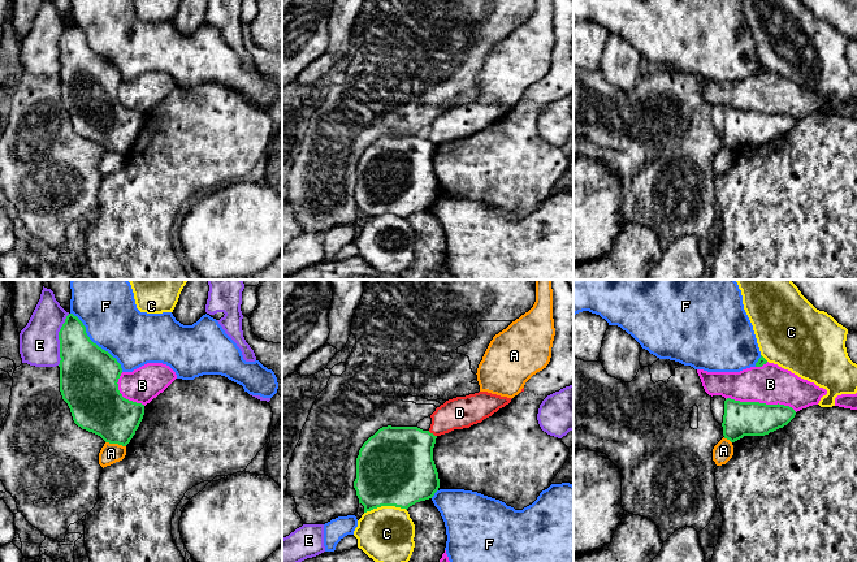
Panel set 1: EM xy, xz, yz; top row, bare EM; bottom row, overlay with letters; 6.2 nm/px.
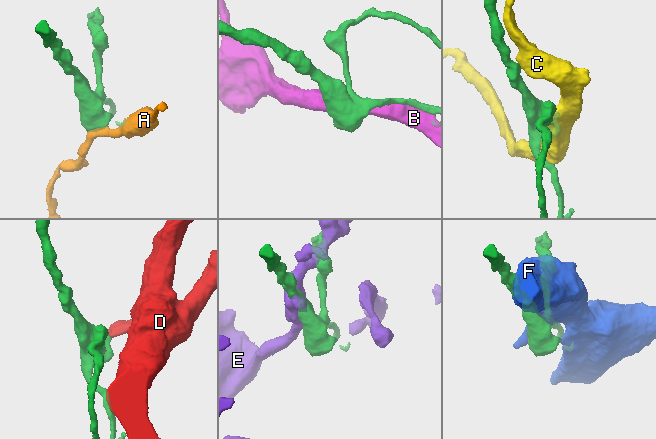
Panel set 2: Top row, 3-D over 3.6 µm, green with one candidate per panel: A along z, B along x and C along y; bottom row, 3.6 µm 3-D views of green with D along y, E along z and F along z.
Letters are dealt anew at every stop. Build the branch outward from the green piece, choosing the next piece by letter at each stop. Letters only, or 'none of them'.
none of them

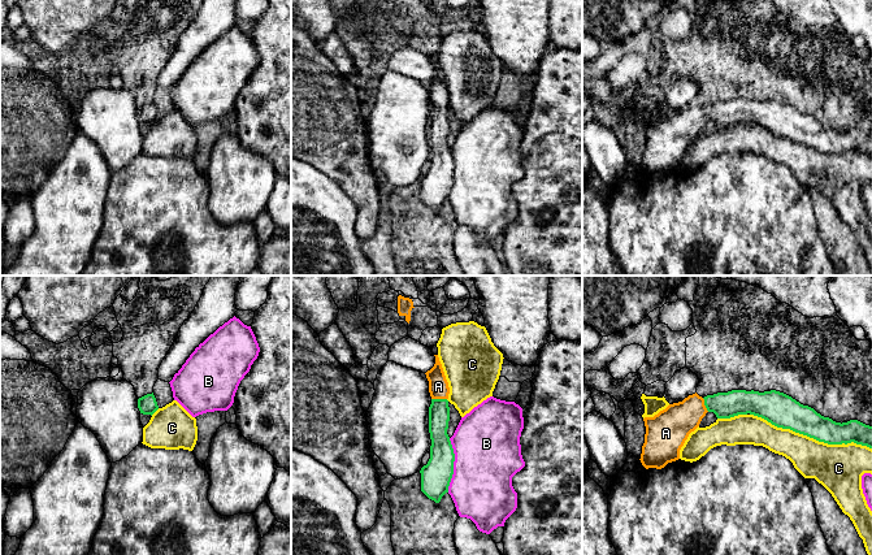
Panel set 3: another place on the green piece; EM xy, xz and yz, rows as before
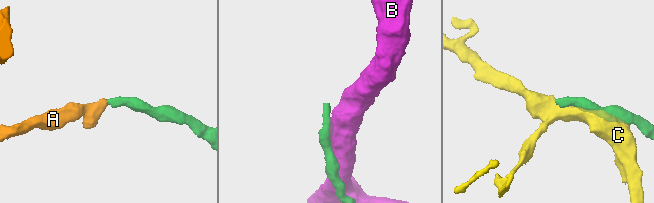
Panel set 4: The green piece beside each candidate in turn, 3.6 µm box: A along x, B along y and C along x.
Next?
A

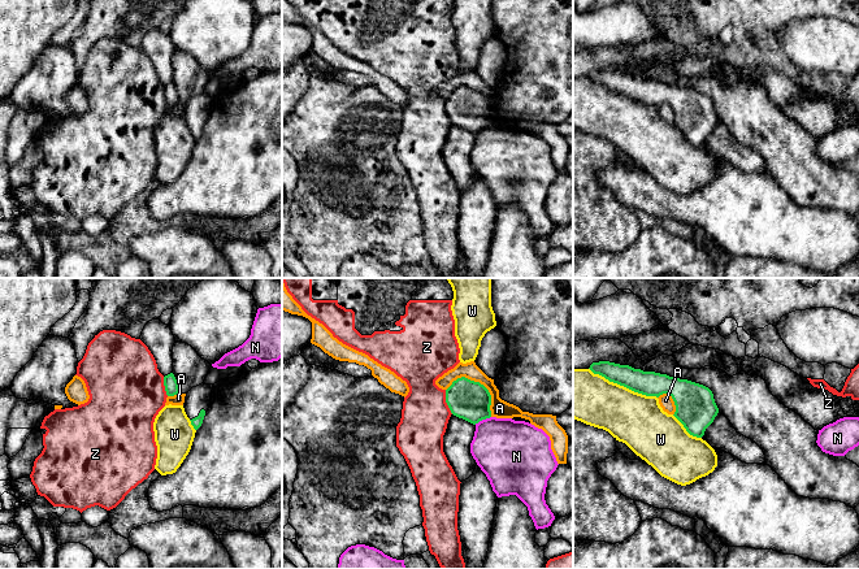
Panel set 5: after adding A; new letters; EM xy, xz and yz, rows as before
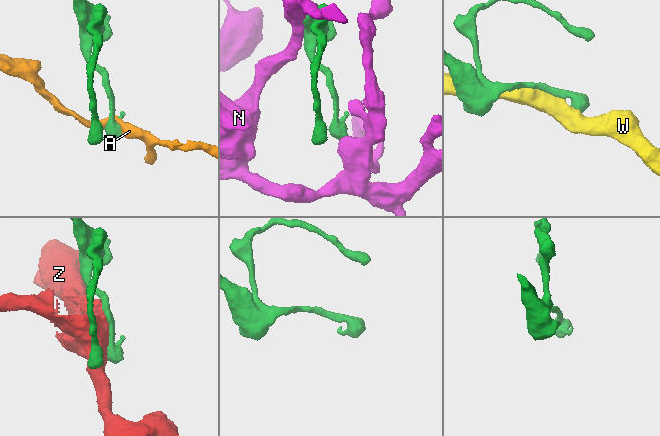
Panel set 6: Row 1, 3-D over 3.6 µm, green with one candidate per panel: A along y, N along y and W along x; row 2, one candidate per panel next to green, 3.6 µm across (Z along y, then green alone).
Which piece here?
none of them

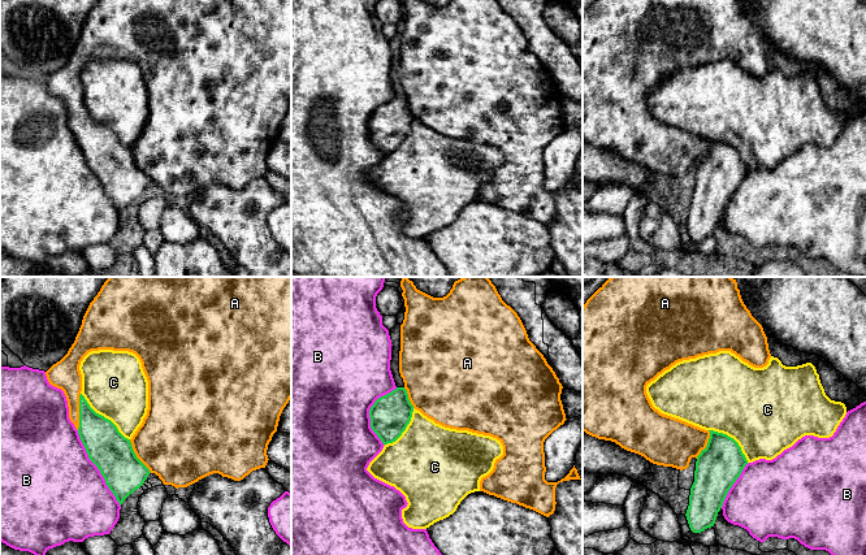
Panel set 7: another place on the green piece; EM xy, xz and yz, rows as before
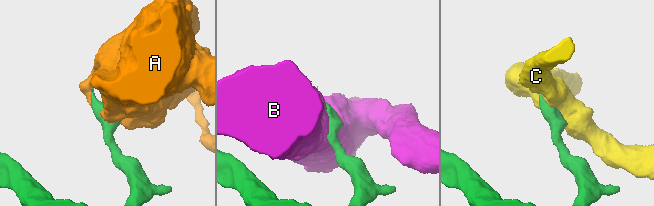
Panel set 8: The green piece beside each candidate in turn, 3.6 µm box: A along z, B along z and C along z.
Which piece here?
A

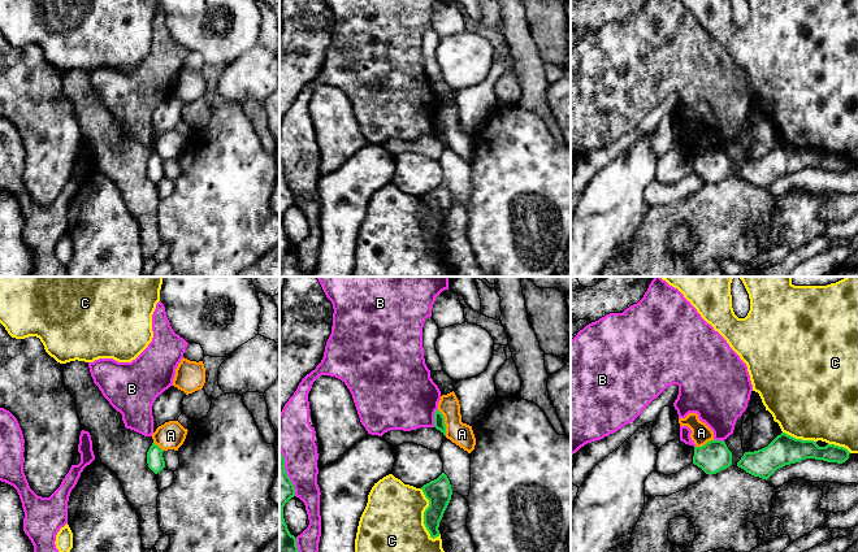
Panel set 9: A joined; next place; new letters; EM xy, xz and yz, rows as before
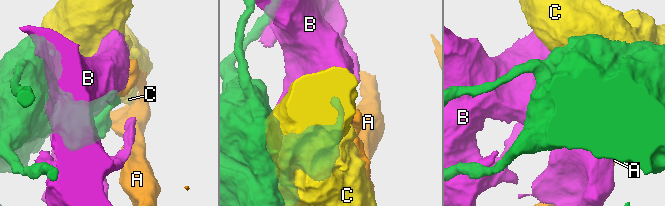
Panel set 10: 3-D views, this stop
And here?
none of them

